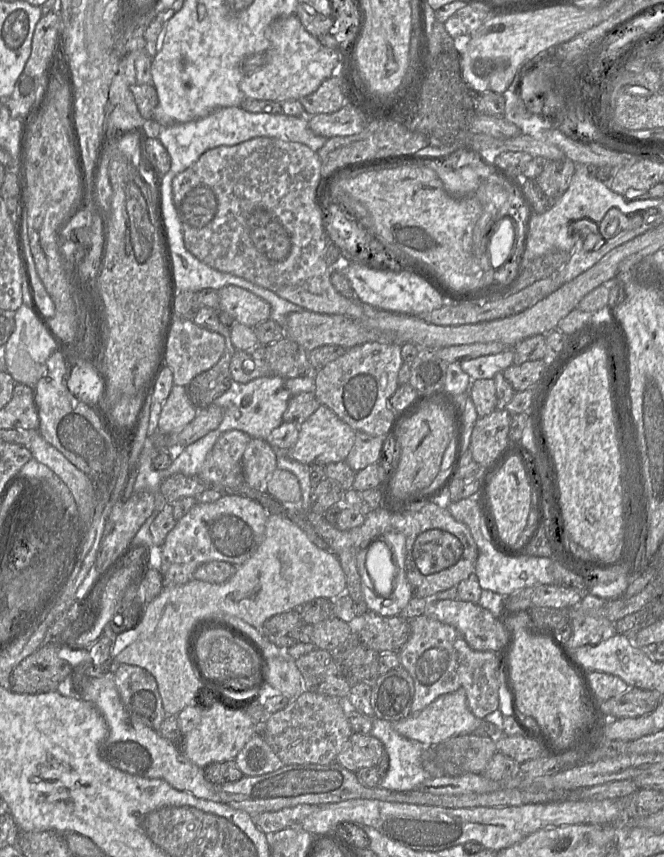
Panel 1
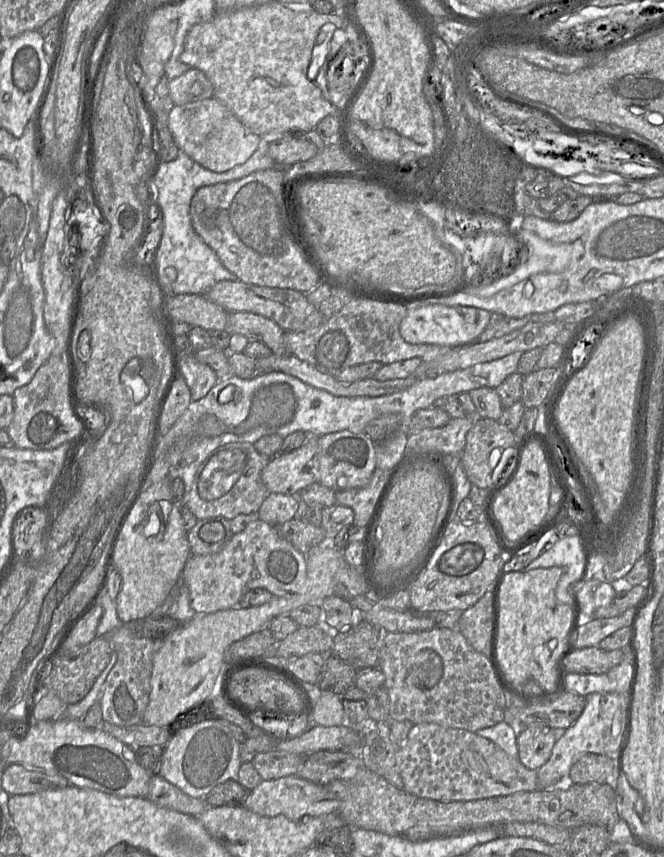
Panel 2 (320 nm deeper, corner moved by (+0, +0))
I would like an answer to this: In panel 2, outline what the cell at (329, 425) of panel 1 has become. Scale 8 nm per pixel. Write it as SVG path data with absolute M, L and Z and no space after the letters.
M307 435L302 446L290 453L278 453L264 467L261 478L269 493L297 496L299 492L315 482L312 458L318 450L319 437Z

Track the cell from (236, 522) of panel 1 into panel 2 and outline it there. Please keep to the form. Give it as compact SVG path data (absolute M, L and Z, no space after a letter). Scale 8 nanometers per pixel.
M258 519L242 532L234 534L220 552L192 554L181 578L188 588L190 605L195 612L214 613L234 608L245 593L257 588L266 589L273 596L298 593L306 579L305 554L282 538L277 527Z

